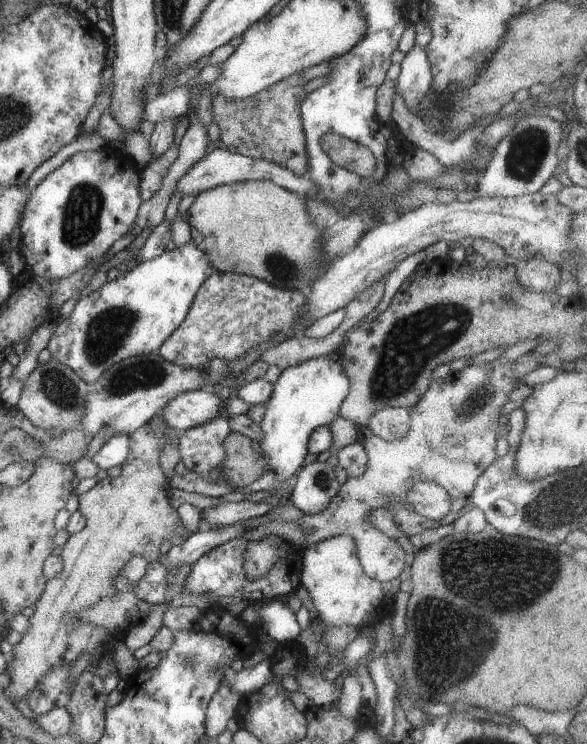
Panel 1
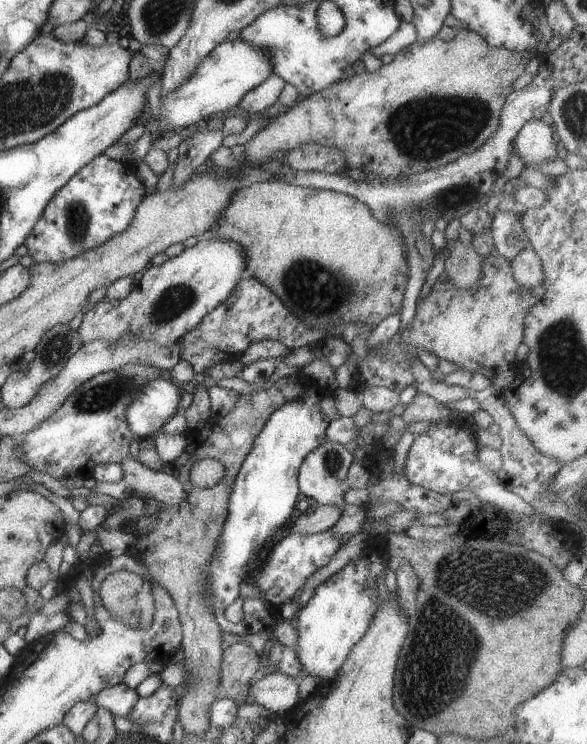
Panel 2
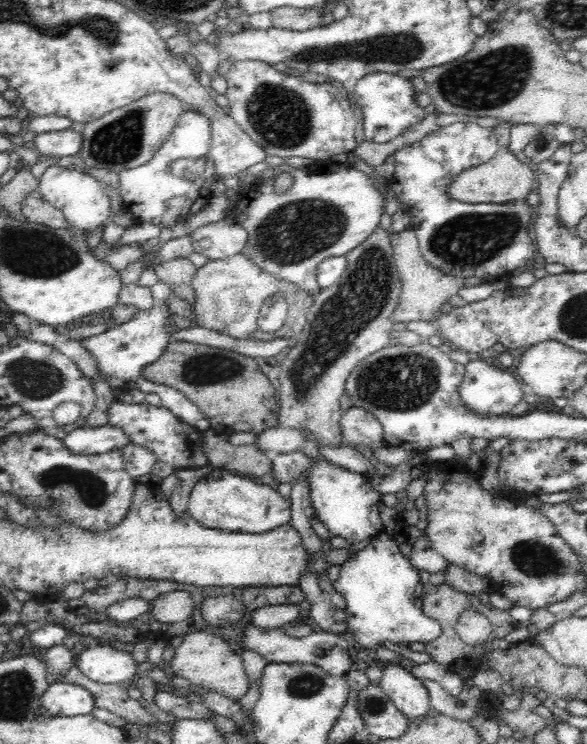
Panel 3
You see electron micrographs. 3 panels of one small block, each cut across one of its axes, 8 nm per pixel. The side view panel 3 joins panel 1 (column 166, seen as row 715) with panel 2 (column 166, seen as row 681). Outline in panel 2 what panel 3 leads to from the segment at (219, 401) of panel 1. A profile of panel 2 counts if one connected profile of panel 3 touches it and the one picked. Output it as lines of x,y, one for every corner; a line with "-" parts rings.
168,379
152,380
134,393
126,408
126,422
137,439
154,436
178,414
181,390

